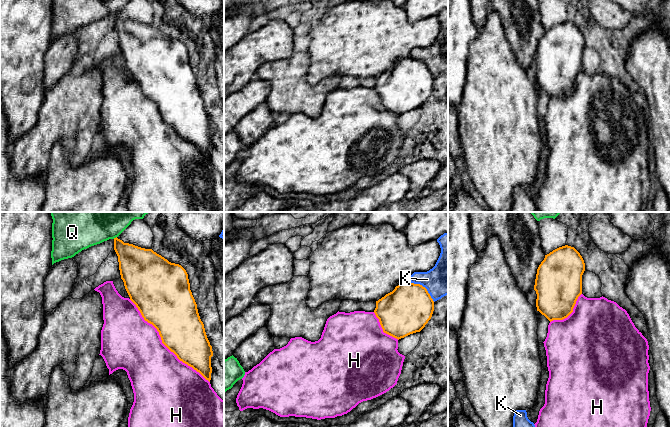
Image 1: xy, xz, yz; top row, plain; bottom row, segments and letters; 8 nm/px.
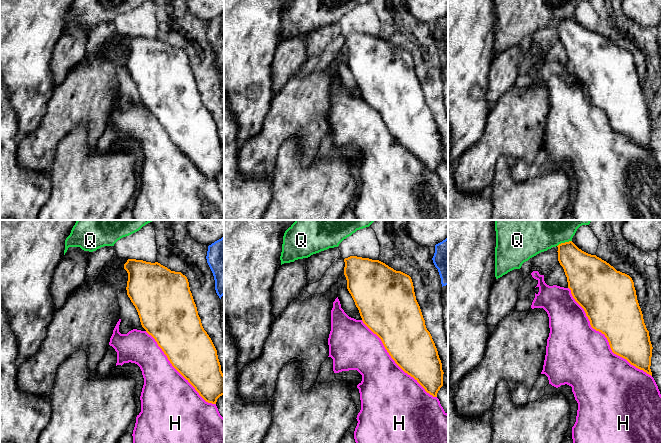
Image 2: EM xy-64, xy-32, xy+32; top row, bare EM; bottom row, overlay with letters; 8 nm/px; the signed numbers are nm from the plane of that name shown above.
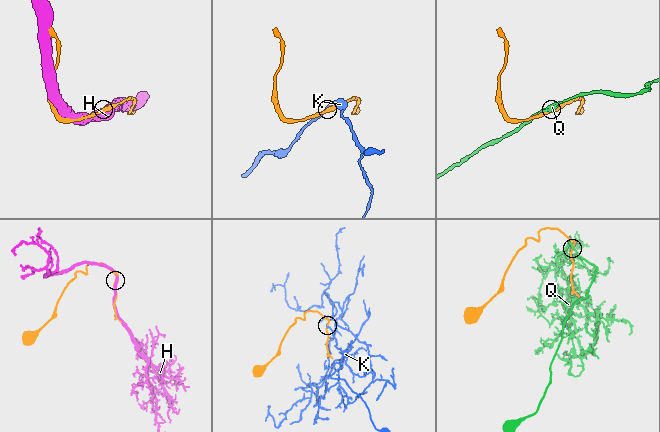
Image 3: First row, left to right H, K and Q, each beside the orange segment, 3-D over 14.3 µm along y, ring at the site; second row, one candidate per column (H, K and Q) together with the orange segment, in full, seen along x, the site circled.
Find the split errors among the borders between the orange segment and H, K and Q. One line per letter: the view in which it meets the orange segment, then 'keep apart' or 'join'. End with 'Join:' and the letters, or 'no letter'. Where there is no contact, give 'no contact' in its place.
H: xy | join
K: xz | keep apart
Q: xy | keep apart
Join: H

